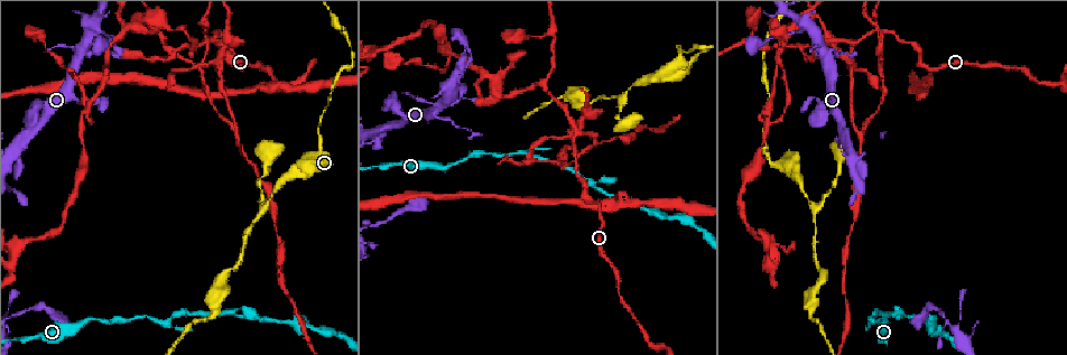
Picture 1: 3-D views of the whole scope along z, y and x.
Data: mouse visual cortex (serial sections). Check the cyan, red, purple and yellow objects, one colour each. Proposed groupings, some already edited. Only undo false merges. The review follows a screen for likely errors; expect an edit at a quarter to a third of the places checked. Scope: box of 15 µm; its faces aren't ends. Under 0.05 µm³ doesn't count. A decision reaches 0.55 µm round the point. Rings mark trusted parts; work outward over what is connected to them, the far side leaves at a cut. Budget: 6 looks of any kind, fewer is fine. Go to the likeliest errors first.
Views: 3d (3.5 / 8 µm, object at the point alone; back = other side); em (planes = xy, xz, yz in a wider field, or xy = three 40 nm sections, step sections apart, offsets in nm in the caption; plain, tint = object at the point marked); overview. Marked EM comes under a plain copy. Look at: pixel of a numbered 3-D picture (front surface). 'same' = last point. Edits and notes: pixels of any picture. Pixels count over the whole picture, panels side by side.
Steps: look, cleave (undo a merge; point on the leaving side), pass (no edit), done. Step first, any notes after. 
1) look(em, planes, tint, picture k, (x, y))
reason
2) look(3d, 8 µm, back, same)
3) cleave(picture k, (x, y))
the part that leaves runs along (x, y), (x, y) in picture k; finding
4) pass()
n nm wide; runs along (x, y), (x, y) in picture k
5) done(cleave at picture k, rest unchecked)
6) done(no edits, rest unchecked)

look(3d, 8 µm, picture 1, (524, 152))
sharp bend

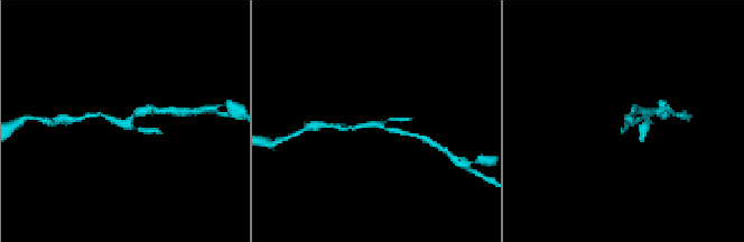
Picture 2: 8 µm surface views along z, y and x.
look(em, xy, step 5, tint, picture 2, (624, 123))
need the tissue

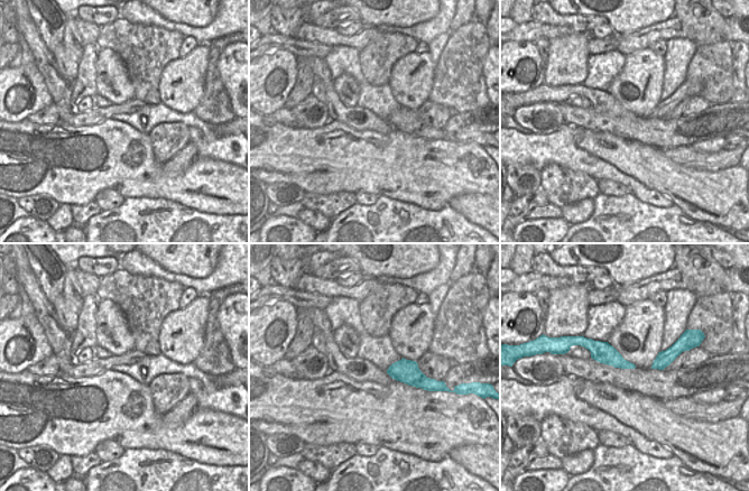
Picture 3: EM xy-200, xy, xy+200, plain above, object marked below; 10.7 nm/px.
pass()
runs along (345, 127), (377, 123), (402, 132) in picture 2; all the same cell

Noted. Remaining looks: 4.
look(3d, 3.5 µm, picture 1, (625, 97))
arms part here

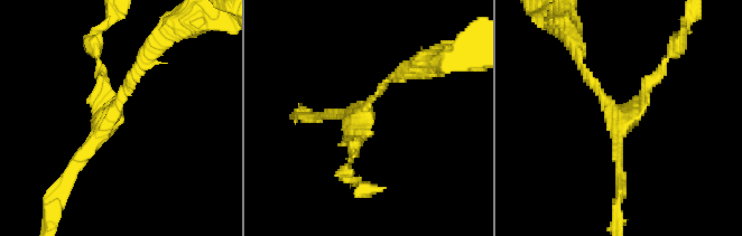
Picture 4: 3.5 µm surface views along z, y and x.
look(em, xy, step 1, tint, picture 4, (363, 114))

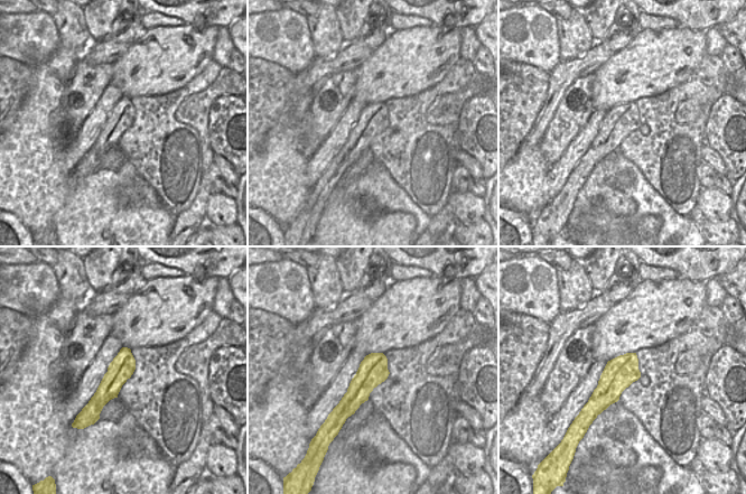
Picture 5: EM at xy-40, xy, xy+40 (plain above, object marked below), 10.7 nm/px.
pass()
arms of 100, 150, 150 nm; runs along (127, 351), (122, 367), (93, 410) in picture 5; one cell here

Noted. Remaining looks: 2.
look(em, planes, tint, picture 1, (812, 314))
sudden change in width

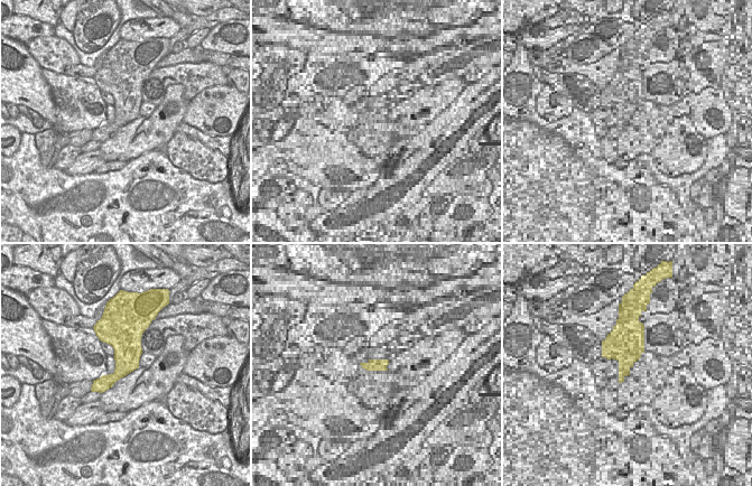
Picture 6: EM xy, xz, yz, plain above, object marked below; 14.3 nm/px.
look(3d, 3.5 µm, same)

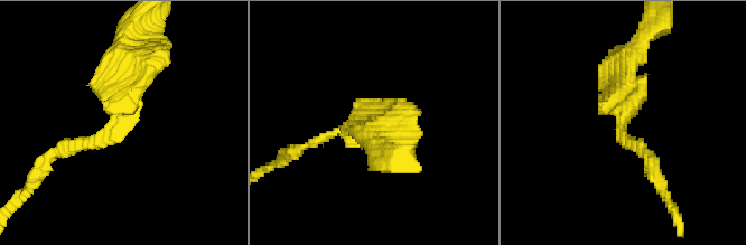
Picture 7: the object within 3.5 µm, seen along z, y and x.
pass()
arms of 150, 350 nm; runs along (123, 52), (123, 120), (57, 151) in picture 7; continuous, no second cell

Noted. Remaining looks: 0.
done(no edits, rest unchecked)

